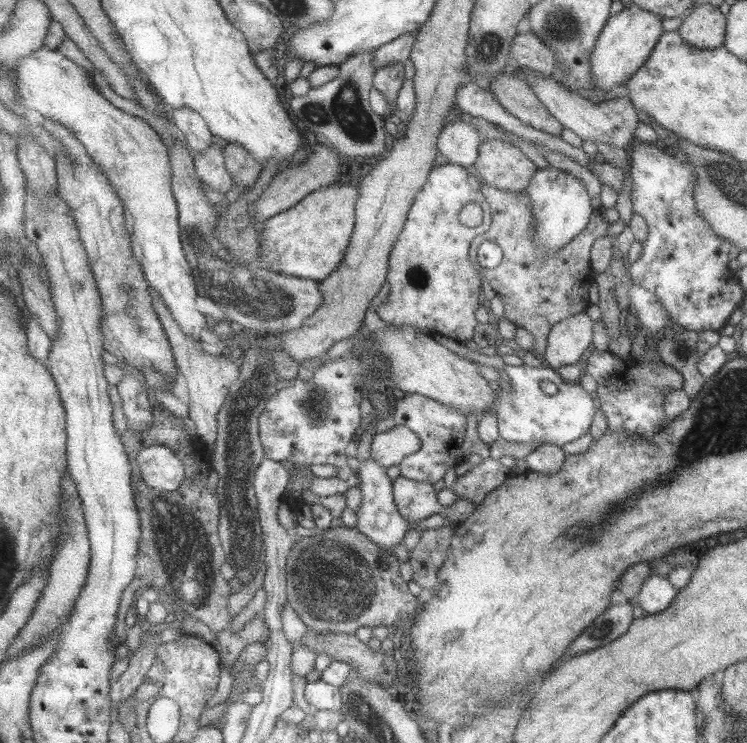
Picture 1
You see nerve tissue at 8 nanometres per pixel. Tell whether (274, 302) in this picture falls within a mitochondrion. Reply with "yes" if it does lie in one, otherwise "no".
yes

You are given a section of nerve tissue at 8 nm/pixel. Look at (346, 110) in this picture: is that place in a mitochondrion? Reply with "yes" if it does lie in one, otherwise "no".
yes

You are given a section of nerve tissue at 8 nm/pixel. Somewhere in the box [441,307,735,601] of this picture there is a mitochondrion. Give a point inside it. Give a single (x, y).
(681, 352)

